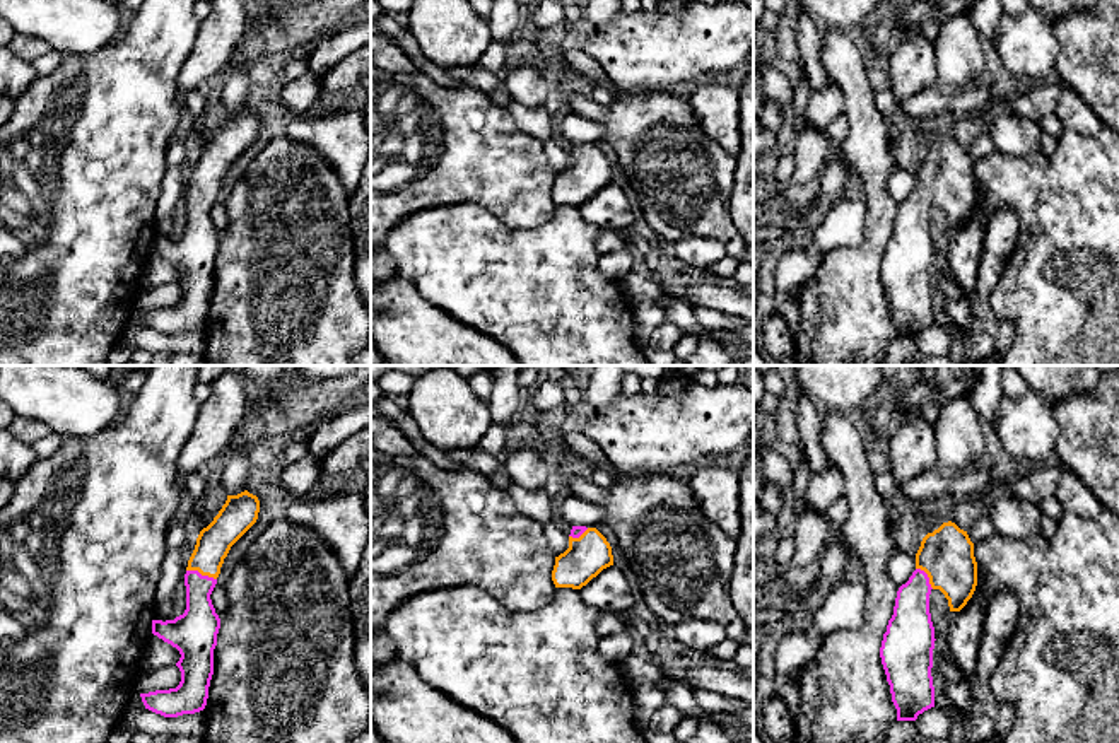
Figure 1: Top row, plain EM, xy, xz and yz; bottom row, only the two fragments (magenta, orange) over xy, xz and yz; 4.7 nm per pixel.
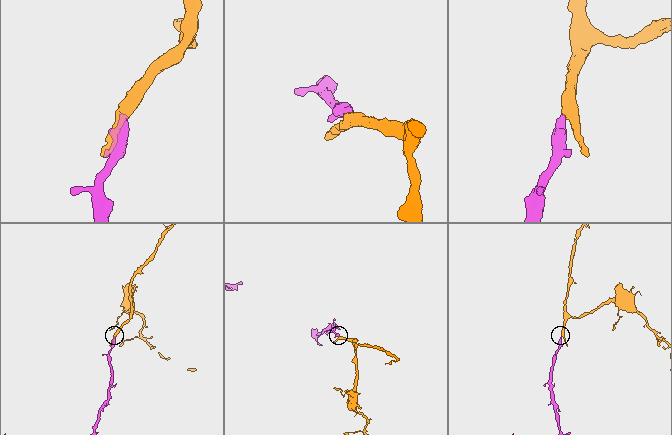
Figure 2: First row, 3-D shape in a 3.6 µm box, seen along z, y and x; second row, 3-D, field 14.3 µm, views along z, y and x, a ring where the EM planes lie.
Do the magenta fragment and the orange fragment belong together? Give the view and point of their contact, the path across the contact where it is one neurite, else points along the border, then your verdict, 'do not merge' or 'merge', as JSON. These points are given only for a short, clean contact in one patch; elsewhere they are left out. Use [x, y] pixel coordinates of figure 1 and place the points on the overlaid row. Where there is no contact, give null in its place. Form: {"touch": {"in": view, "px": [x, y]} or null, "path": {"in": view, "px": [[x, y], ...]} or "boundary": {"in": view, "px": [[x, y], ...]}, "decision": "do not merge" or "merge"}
{"touch": {"in": "xy", "px": [200, 574]}, "path": {"in": "xy", "px": [[199, 625], [200, 574], [214, 542]]}, "decision": "merge"}

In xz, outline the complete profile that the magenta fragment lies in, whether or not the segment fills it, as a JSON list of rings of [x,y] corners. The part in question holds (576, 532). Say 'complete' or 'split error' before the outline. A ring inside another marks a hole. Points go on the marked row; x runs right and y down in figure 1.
split error; [[[572,526],[569,548],[555,557],[555,588],[581,589],[603,569],[613,565],[612,547],[596,528]]]

